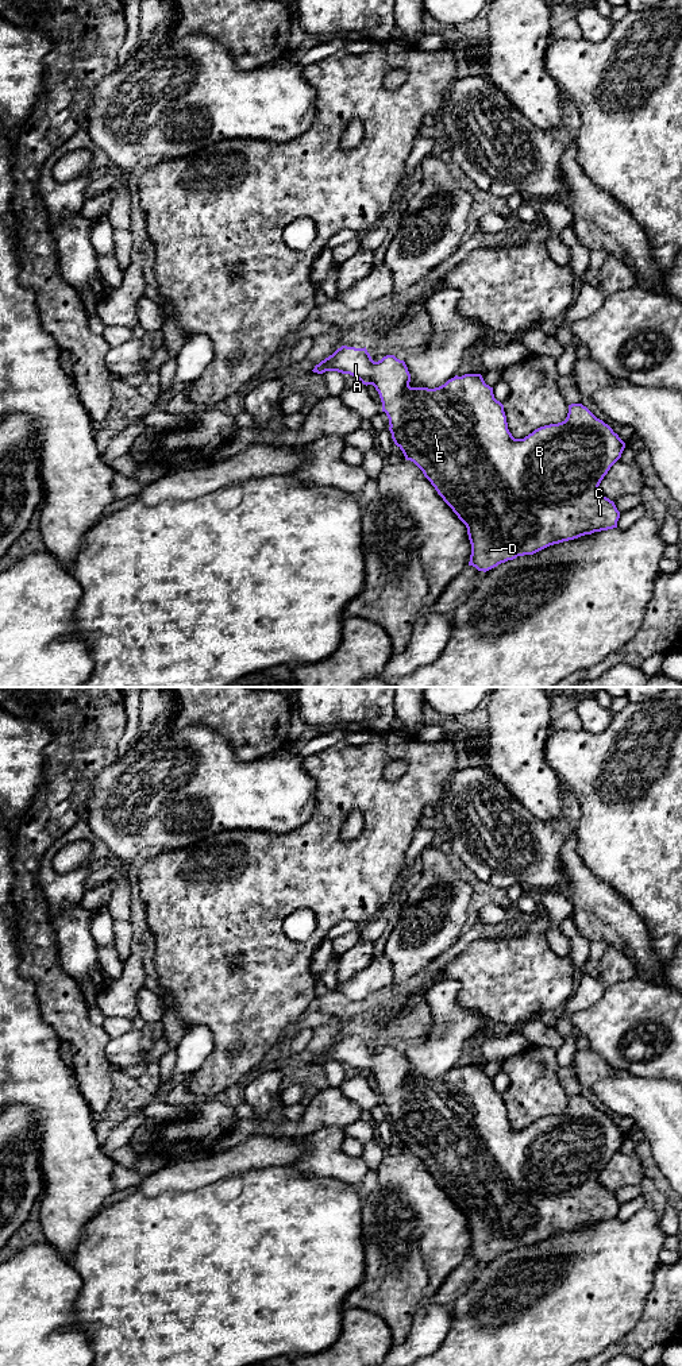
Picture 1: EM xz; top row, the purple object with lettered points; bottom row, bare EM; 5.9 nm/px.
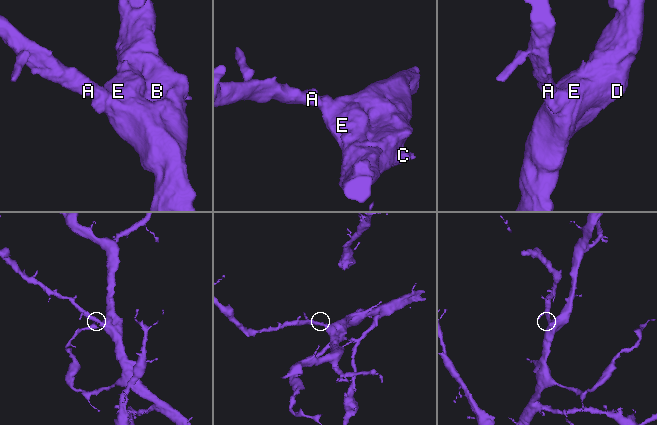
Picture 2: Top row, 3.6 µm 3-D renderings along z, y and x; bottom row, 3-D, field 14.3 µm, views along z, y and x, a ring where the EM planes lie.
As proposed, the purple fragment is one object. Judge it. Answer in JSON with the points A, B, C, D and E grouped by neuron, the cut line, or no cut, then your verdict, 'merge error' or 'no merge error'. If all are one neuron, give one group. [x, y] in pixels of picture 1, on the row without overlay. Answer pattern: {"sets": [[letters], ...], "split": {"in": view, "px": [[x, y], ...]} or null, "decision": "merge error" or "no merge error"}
{"sets": [["A", "B", "C", "D", "E"]], "split": null, "decision": "no merge error"}

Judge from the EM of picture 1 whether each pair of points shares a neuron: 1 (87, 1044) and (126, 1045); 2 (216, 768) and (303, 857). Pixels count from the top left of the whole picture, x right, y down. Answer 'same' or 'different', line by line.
1: different
2: different

